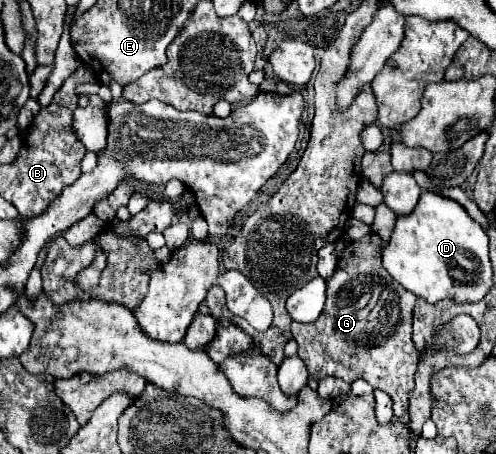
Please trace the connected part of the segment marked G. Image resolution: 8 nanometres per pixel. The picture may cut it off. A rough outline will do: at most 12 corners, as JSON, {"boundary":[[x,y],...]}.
{"boundary":[[379,235],[345,247],[323,313],[293,323],[311,377],[365,379],[407,413],[417,297]]}

